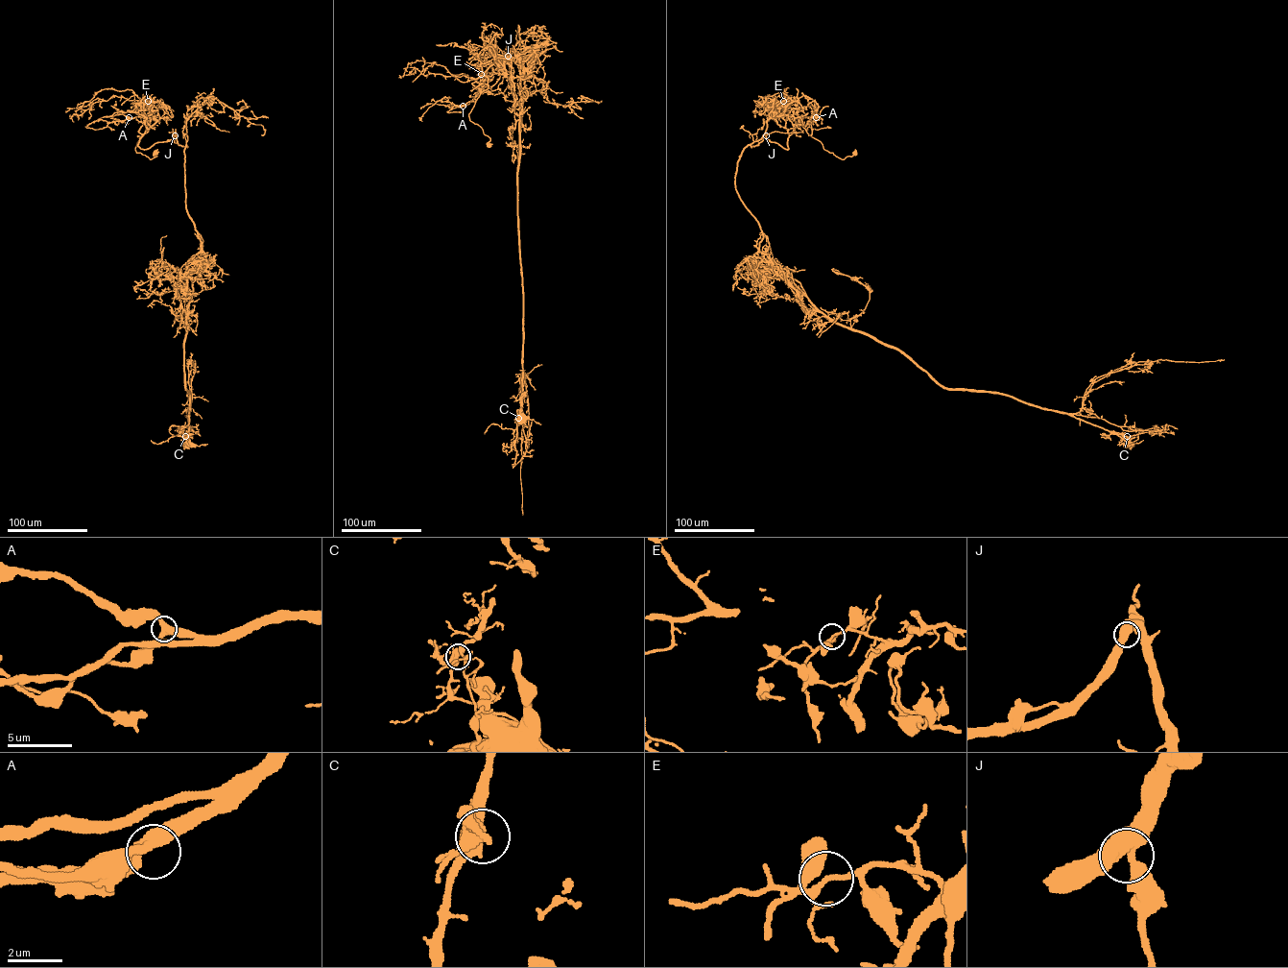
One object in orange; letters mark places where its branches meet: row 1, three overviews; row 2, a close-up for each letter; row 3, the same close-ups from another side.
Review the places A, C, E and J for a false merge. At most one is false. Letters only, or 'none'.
E

